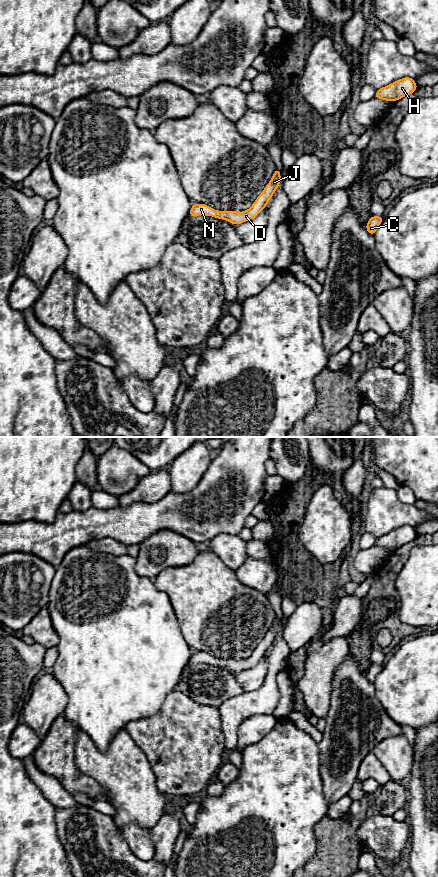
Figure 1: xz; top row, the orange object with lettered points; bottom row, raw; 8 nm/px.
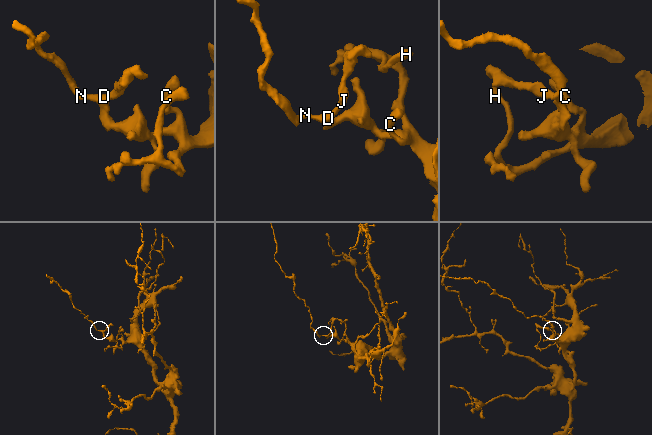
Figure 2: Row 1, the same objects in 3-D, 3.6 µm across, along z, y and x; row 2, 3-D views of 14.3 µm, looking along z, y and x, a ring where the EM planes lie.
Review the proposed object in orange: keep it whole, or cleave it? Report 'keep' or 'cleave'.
keep

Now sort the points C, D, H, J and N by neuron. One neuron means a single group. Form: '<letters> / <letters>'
C D H J N

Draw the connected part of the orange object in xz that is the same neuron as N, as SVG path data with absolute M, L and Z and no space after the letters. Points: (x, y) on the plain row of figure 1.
M276 616L271 629L266 633L263 640L255 648L254 652L244 660L217 659L205 652L194 651L188 664L207 663L218 667L225 667L232 672L239 673L242 670L255 666L266 654L280 632L280 618Z

